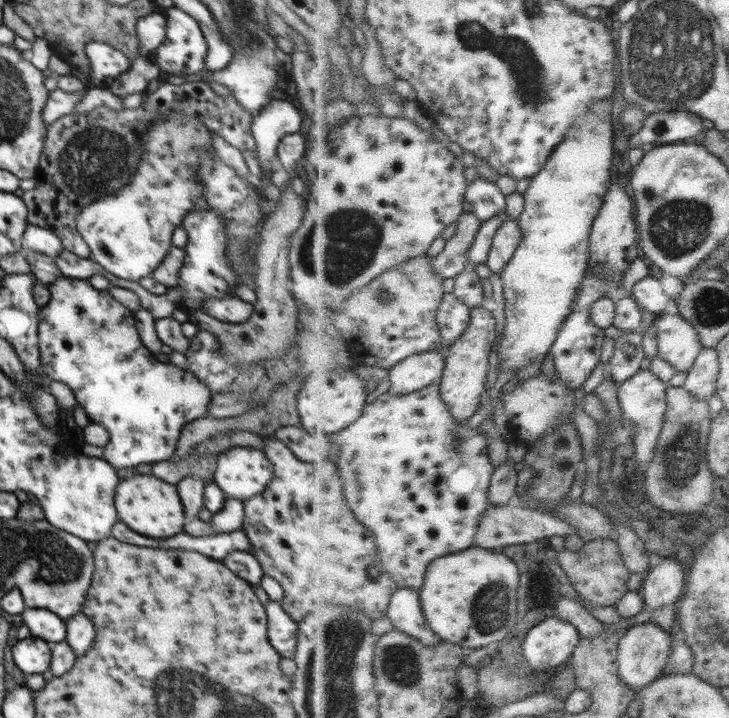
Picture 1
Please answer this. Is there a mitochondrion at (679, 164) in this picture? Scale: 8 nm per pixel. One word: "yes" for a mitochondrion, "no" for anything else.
no

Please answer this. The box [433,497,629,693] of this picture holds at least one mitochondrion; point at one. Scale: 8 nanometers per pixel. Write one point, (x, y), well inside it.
(490, 610)

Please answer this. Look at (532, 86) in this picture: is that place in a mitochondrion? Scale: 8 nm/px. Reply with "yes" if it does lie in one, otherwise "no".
yes

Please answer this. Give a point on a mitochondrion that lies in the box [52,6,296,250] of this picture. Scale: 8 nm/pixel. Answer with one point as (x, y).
(85, 165)

